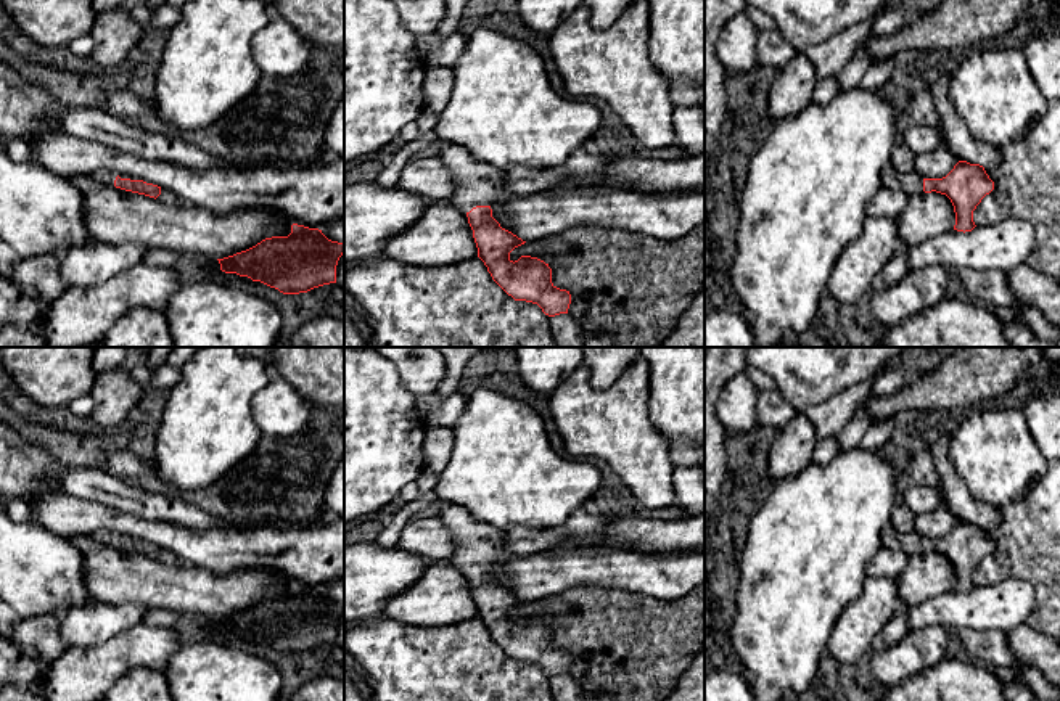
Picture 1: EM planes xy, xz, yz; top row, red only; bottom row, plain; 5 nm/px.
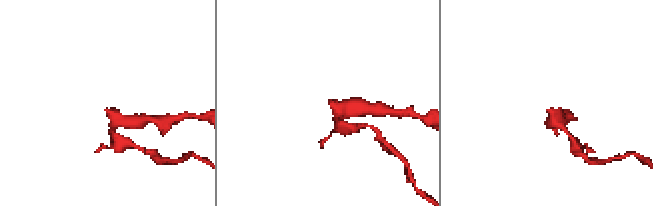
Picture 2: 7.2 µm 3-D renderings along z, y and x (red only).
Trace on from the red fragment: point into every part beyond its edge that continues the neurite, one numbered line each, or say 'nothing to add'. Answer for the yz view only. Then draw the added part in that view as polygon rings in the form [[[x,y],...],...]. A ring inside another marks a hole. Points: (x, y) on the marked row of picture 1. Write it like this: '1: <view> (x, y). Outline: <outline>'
1: yz (912, 182). Outline: [[[891,164],[883,170],[881,183],[885,188],[902,191],[909,196],[923,191],[923,177],[918,172],[899,174]]]

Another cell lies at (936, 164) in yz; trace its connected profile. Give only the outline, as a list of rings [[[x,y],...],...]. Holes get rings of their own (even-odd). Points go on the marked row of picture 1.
[[[941,143],[935,151],[925,154],[915,154],[914,170],[923,178],[943,178],[946,177],[959,159]]]

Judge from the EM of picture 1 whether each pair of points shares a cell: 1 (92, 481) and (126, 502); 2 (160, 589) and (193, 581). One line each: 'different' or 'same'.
1: same
2: same

